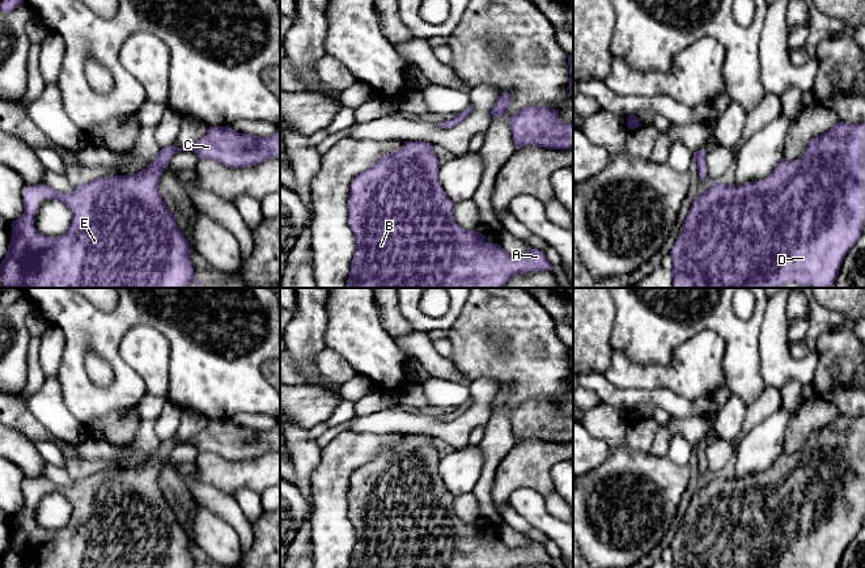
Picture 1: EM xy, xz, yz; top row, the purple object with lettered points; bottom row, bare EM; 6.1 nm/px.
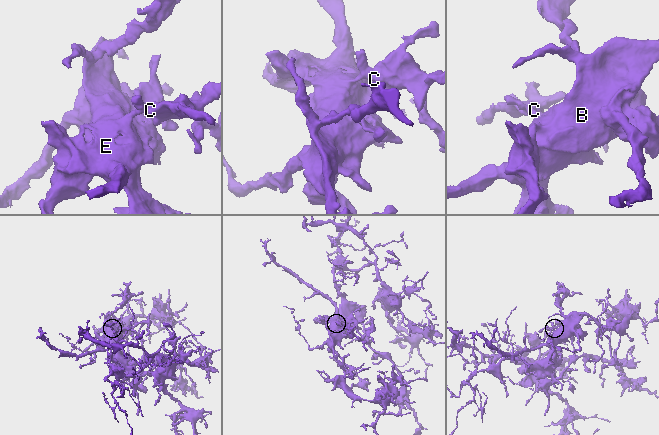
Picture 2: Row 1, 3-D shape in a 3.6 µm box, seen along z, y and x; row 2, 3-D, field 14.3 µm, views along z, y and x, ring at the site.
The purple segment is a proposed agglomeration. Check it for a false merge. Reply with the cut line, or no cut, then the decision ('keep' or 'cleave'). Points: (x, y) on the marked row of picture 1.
no cut | keep

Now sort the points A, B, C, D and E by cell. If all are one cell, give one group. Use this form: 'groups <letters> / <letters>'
groups A B C D E

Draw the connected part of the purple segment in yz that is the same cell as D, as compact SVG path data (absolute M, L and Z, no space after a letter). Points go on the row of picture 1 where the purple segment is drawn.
M838 122L830 131L813 137L801 158L781 158L769 177L742 186L711 182L705 192L700 191L670 251L671 288L780 288L788 283L832 288L847 253L862 234L864 224L865 122Z

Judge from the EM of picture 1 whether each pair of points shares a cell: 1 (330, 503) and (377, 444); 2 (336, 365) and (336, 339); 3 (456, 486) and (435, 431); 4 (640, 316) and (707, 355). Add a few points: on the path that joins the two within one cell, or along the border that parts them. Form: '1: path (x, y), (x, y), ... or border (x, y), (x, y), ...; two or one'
1: path (330, 486), (330, 480), (360, 450); one
2: border (326, 346), (336, 351), (357, 373); two
3: border (469, 444), (454, 450); two
4: border (712, 330), (698, 331), (661, 363); two

